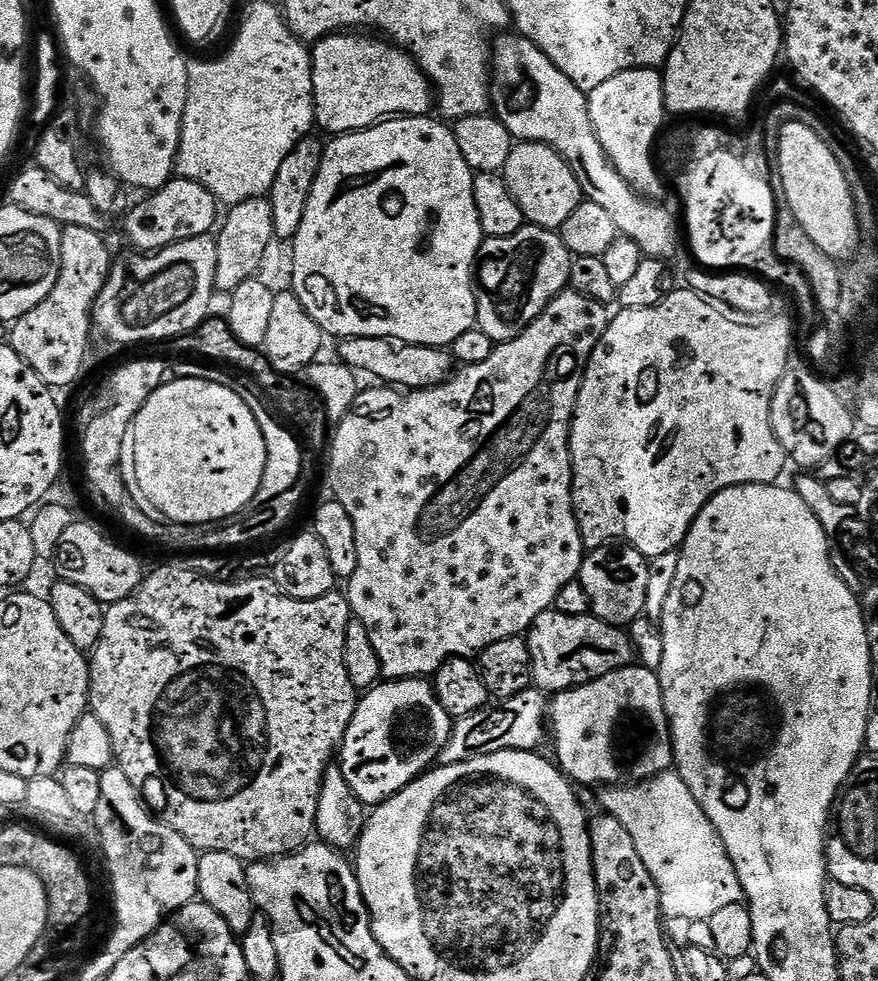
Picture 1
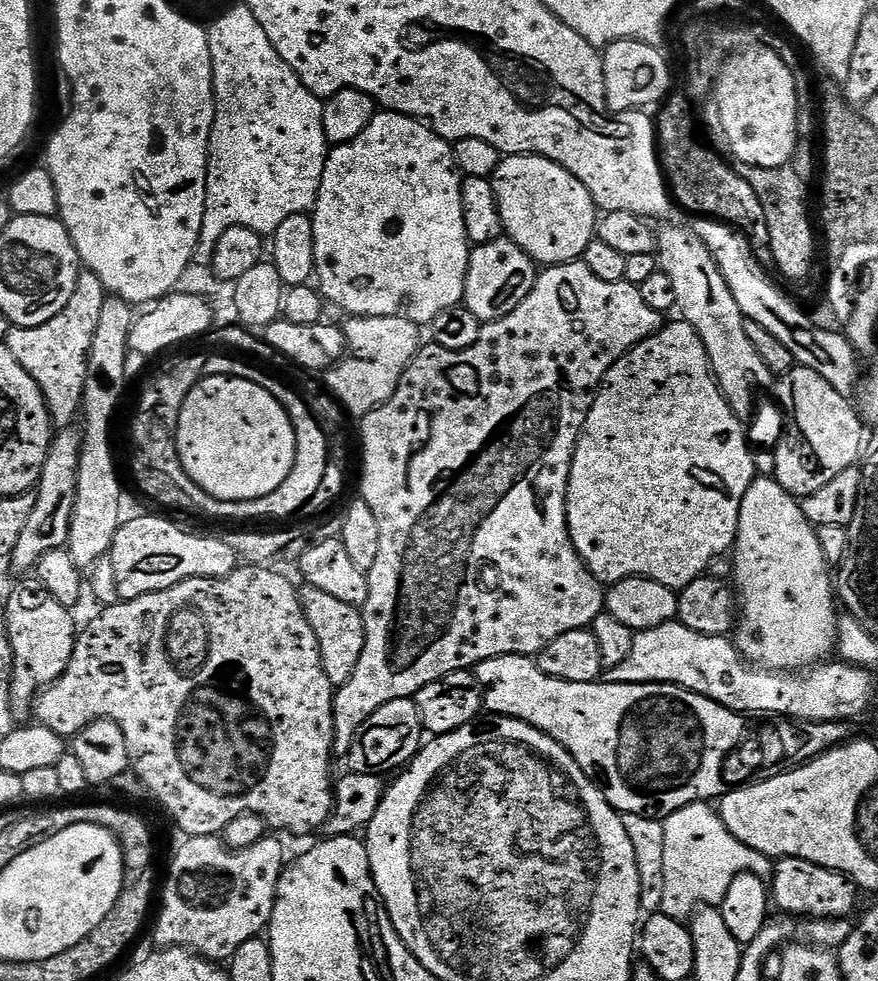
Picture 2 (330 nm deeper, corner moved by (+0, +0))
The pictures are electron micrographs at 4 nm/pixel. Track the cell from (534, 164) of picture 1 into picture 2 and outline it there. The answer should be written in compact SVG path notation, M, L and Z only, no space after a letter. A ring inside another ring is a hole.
M504 156L490 179L498 210L502 214L504 236L513 240L531 260L540 266L551 266L570 264L583 257L586 246L590 246L598 232L598 209L590 190L586 190L586 186L582 186L582 182L574 178L570 170L547 160L545 156Z

